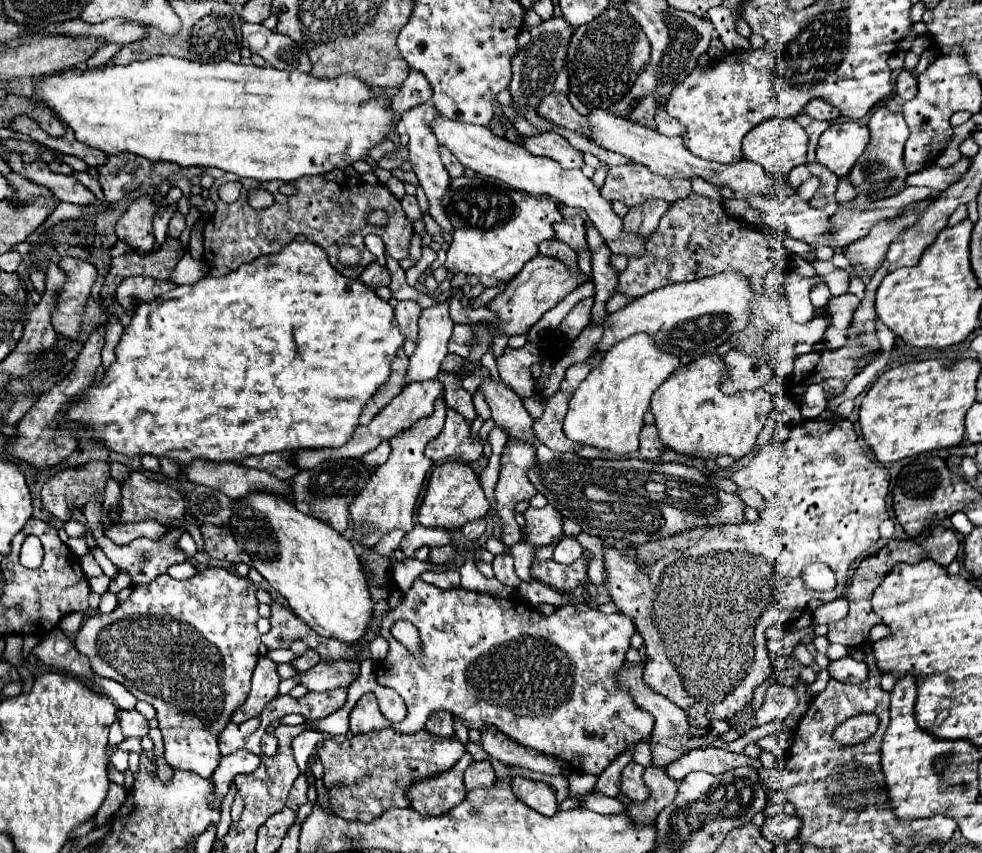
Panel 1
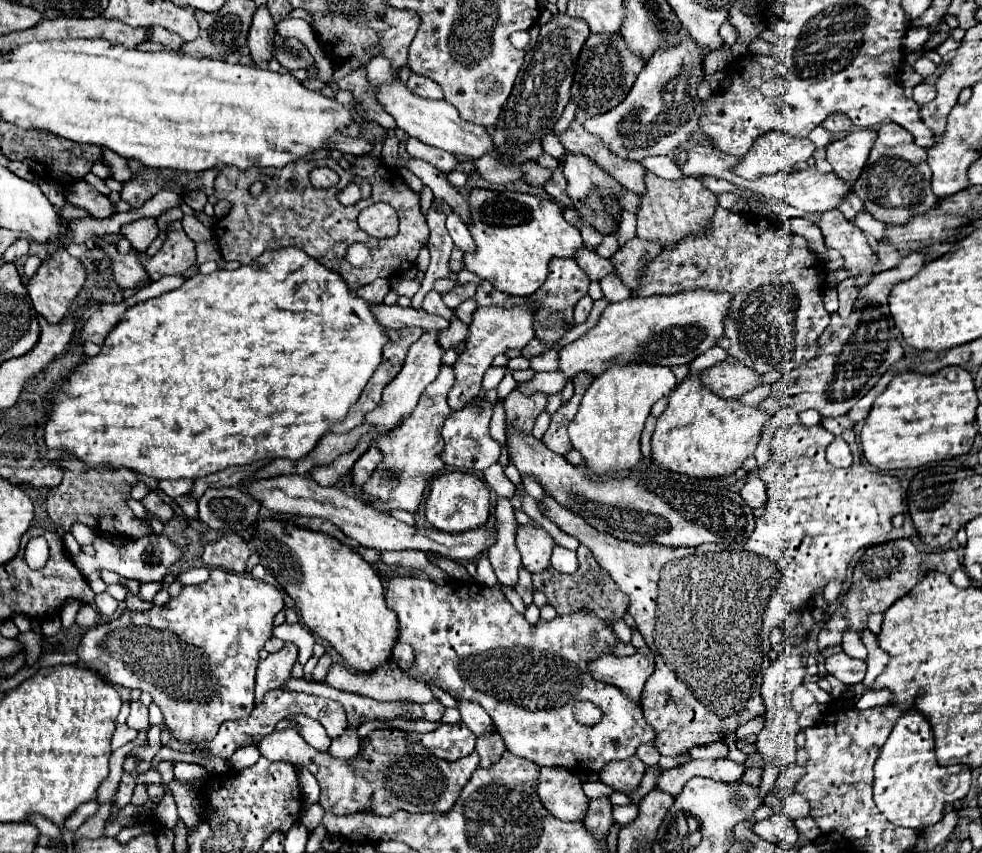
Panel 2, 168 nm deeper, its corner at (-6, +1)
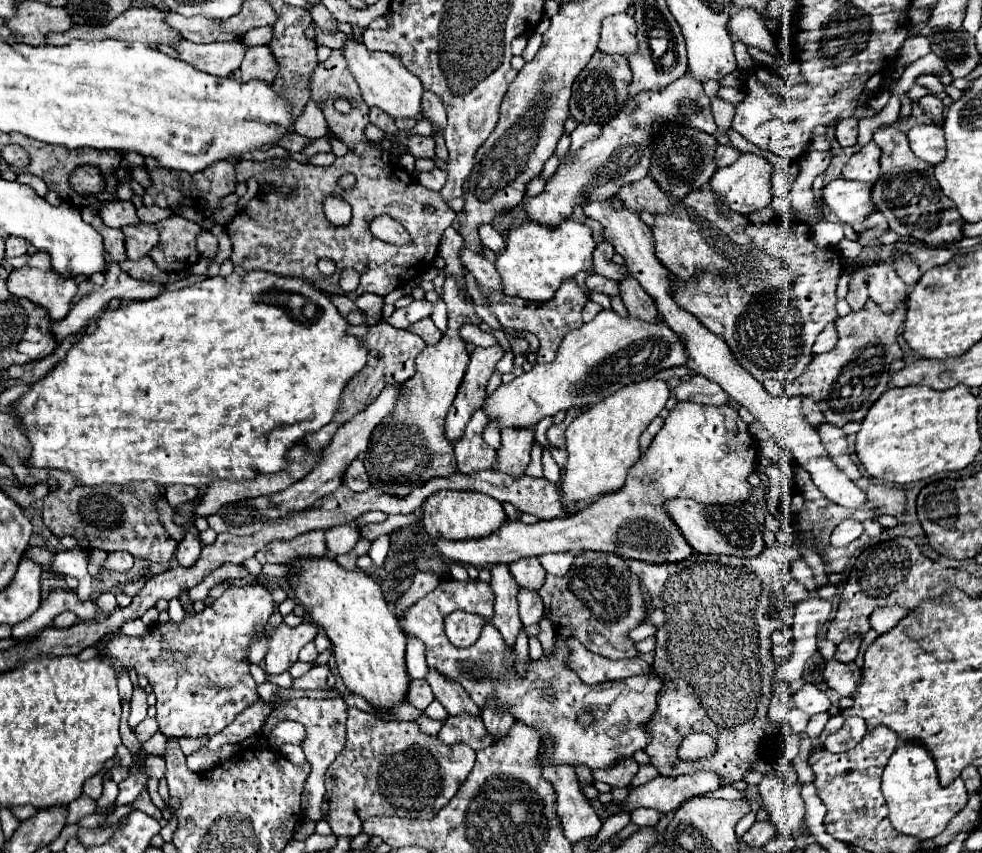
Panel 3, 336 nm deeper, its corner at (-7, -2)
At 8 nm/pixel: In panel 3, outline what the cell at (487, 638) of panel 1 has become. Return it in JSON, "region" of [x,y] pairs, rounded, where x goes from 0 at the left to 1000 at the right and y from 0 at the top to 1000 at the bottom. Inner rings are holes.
{"region":[[[454,679],[450,681],[450,686],[446,686],[446,691],[413,714],[413,723],[409,723],[407,735],[413,740],[413,744],[426,747],[434,756],[436,782],[444,784],[448,791],[460,798],[466,798],[489,831],[491,826],[495,826],[495,822],[499,822],[499,817],[503,817],[503,826],[507,826],[507,831],[519,831],[519,838],[525,845],[548,855],[552,864],[548,887],[550,899],[568,894],[582,899],[597,897],[601,902],[619,902],[633,890],[644,887],[646,880],[656,878],[664,869],[656,850],[668,834],[668,812],[674,805],[674,798],[666,789],[619,798],[618,805],[597,803],[578,782],[580,761],[576,756],[576,749],[566,747],[562,766],[552,768],[548,775],[540,773],[536,789],[530,791],[523,761],[515,761],[515,751],[511,751],[511,744],[507,742],[507,737],[499,735],[499,730],[491,737],[489,749],[481,758],[468,761],[456,751],[452,742],[452,723],[464,714],[501,726],[503,693],[497,683],[491,683],[487,679]],[[591,831],[603,831],[607,836],[607,848],[601,855],[591,855],[591,850],[587,848],[587,836]],[[556,862],[562,876],[558,876]]]}

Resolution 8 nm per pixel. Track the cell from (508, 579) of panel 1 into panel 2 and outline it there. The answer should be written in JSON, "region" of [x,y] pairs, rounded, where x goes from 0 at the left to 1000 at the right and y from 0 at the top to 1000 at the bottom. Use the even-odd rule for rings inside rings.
{"region":[[[531,666],[529,668],[529,685],[526,685],[526,696],[531,699],[531,703],[535,706],[535,710],[539,710],[543,706],[543,685],[541,685],[541,673]]]}

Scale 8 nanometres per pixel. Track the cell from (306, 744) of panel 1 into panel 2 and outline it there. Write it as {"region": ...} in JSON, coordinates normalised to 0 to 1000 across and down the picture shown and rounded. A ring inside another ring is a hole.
{"region":[[[325,941],[314,945],[313,950],[312,947],[310,948],[305,961],[313,971],[315,978],[327,965],[330,954],[331,950]]]}

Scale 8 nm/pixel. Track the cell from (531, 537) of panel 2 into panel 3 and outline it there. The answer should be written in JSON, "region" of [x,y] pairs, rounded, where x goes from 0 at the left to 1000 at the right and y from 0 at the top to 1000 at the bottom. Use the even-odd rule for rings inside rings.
{"region":[[[534,653],[534,655],[519,660],[517,665],[519,665],[519,672],[523,674],[525,683],[530,688],[536,688],[536,691],[548,693],[550,686],[554,683],[554,679],[556,679],[556,669],[552,667],[548,653]]]}

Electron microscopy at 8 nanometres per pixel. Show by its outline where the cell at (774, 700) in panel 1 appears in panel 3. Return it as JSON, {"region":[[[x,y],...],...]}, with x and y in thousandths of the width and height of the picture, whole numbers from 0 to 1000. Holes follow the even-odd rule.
{"region":[[[821,801],[811,815],[809,815],[809,824],[815,834],[829,838],[829,836],[837,836],[845,831],[845,819],[841,817],[839,810],[835,810],[831,803]]]}

